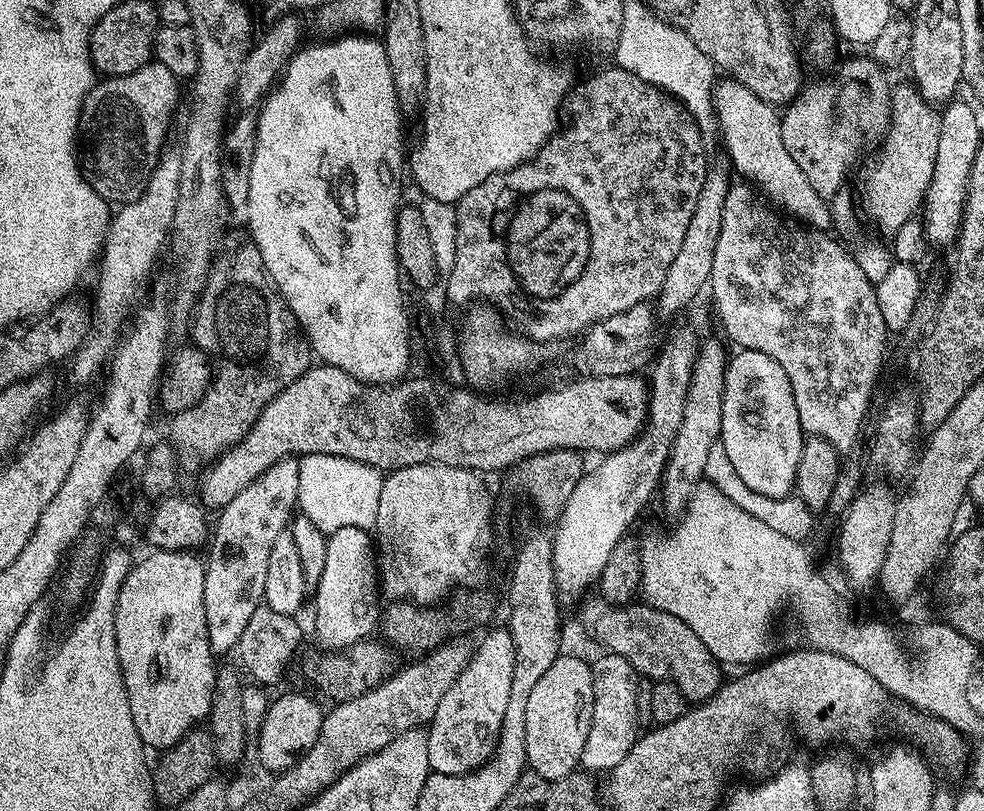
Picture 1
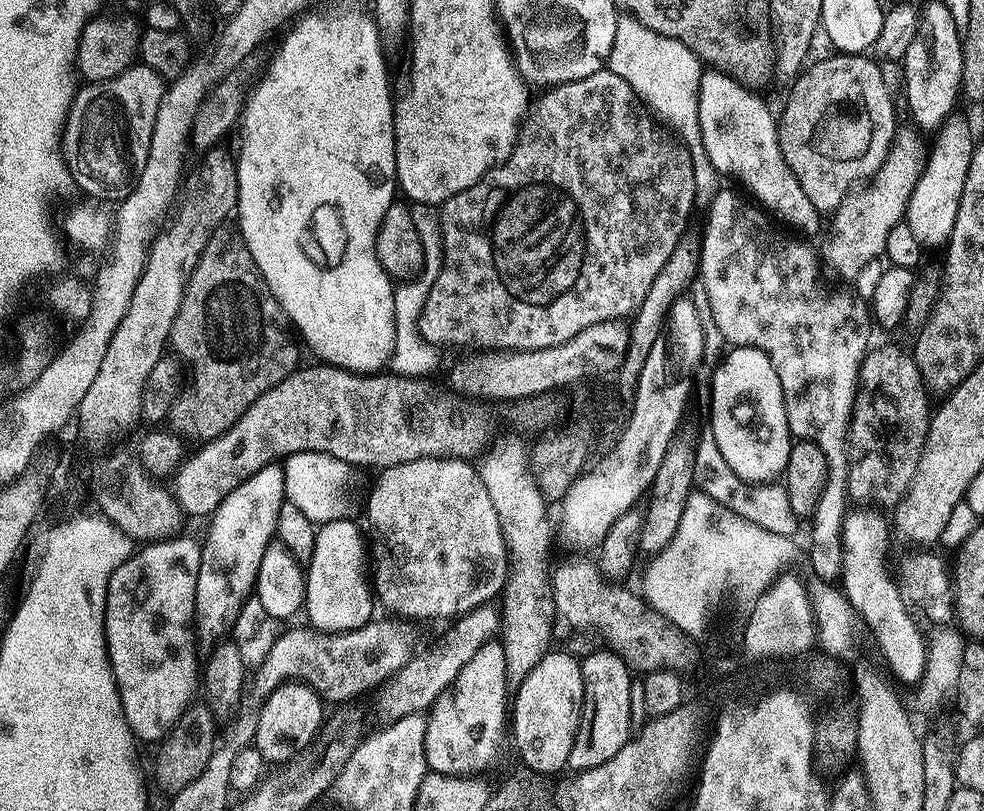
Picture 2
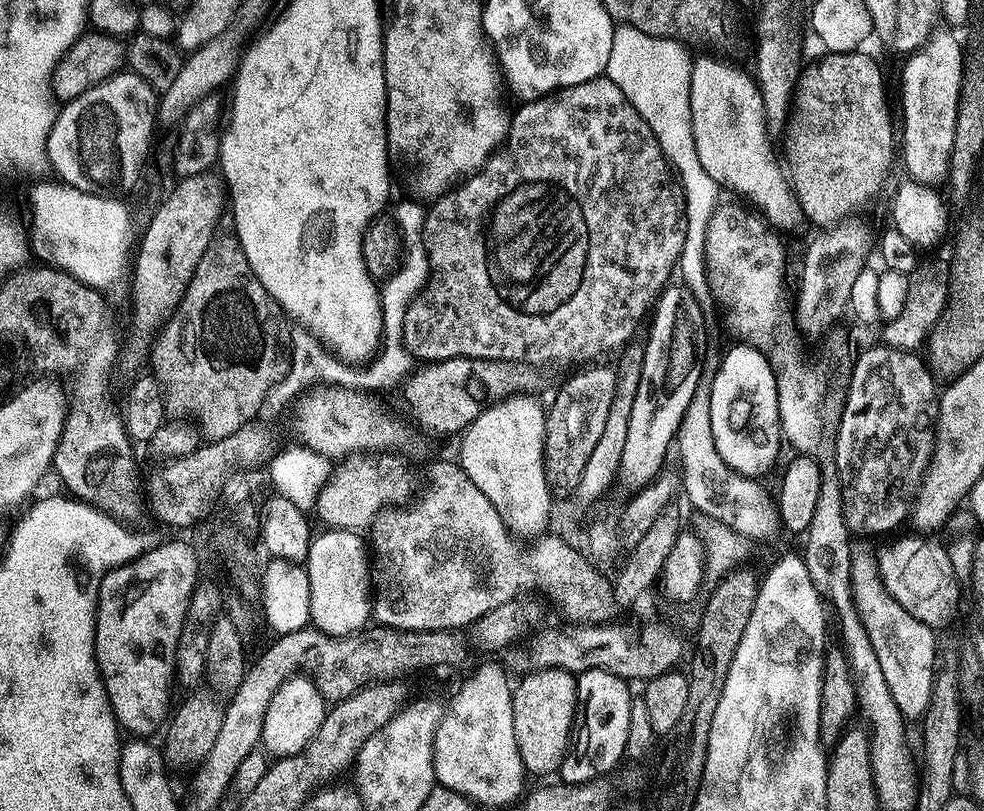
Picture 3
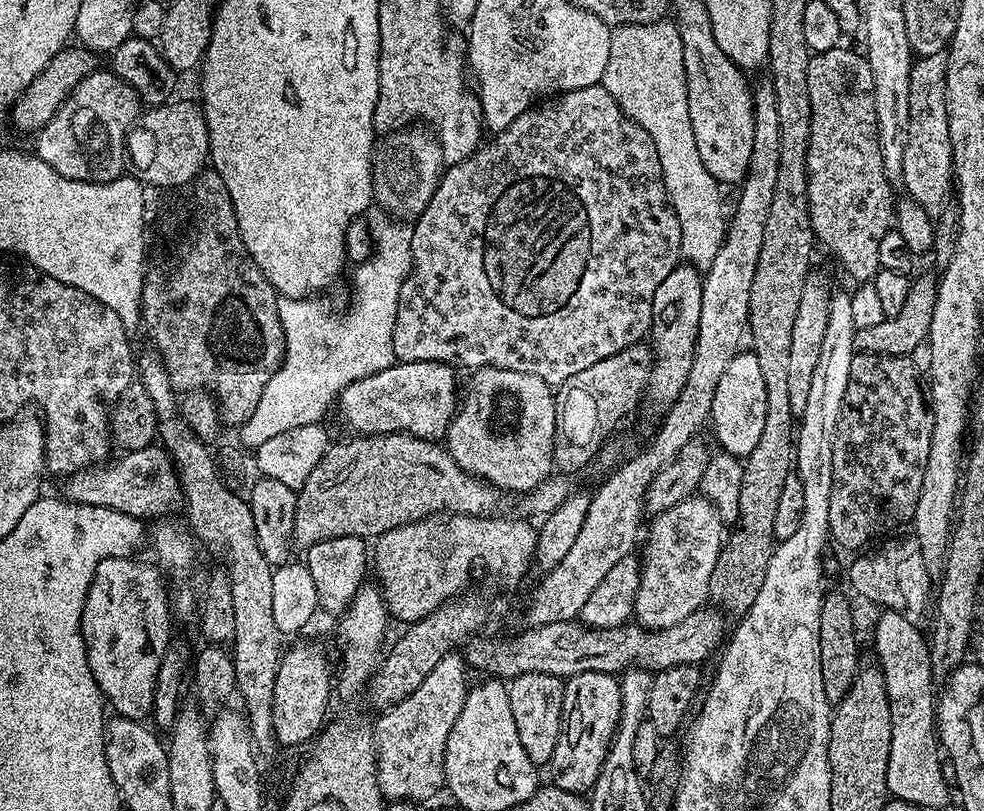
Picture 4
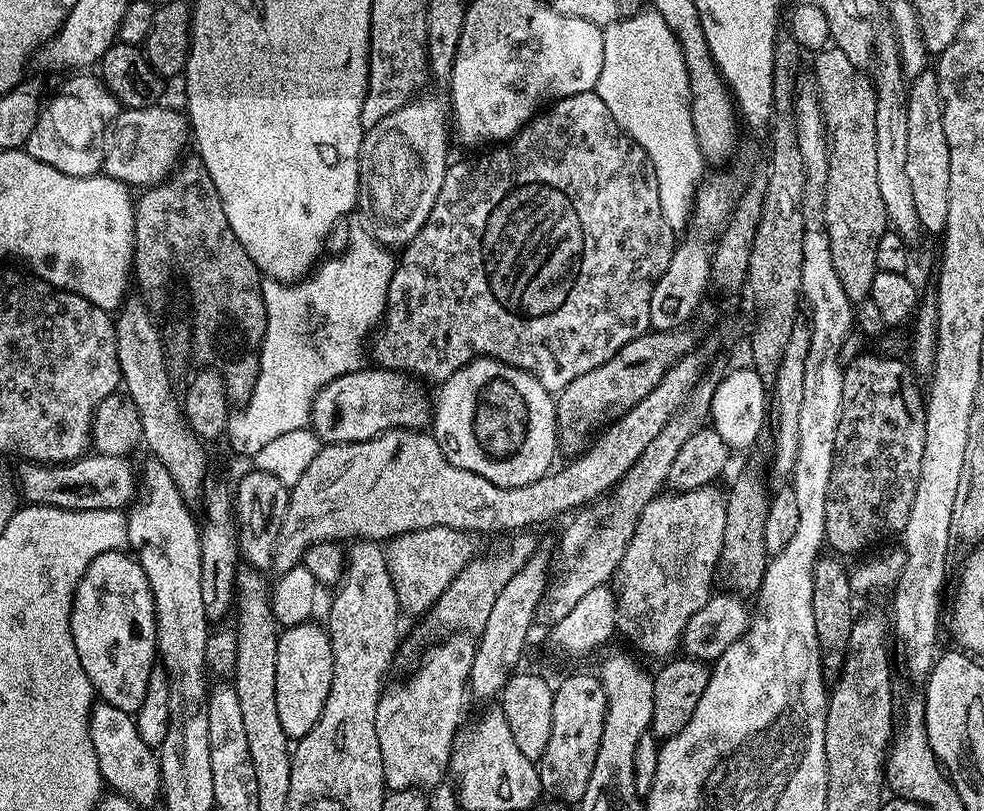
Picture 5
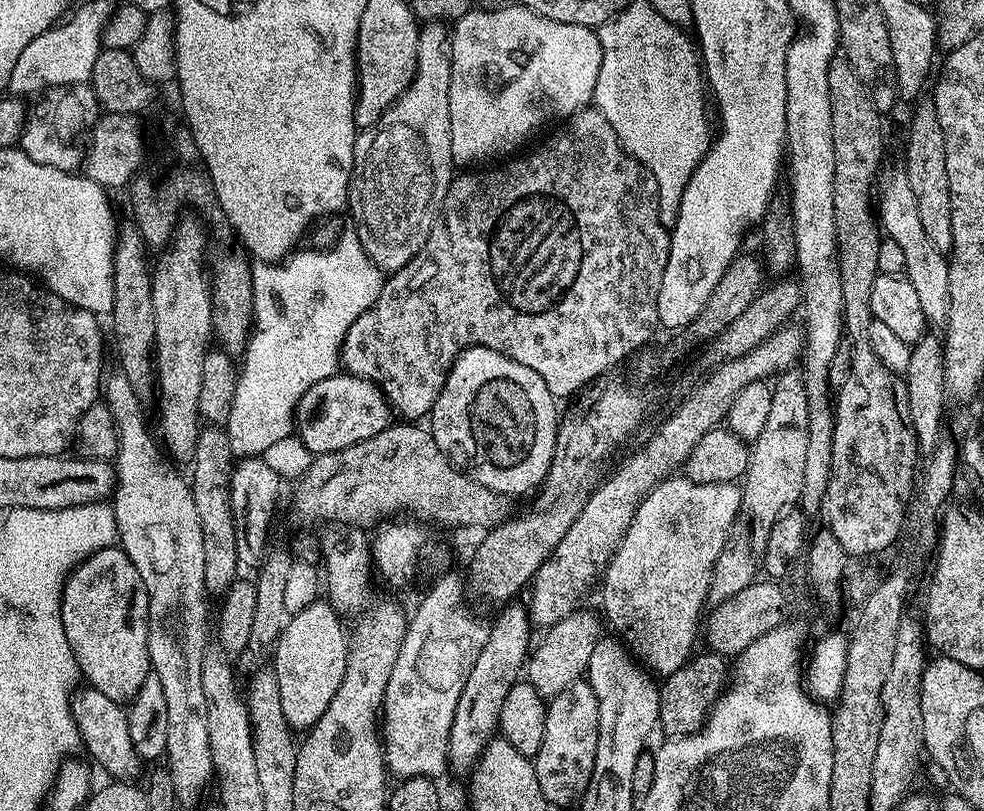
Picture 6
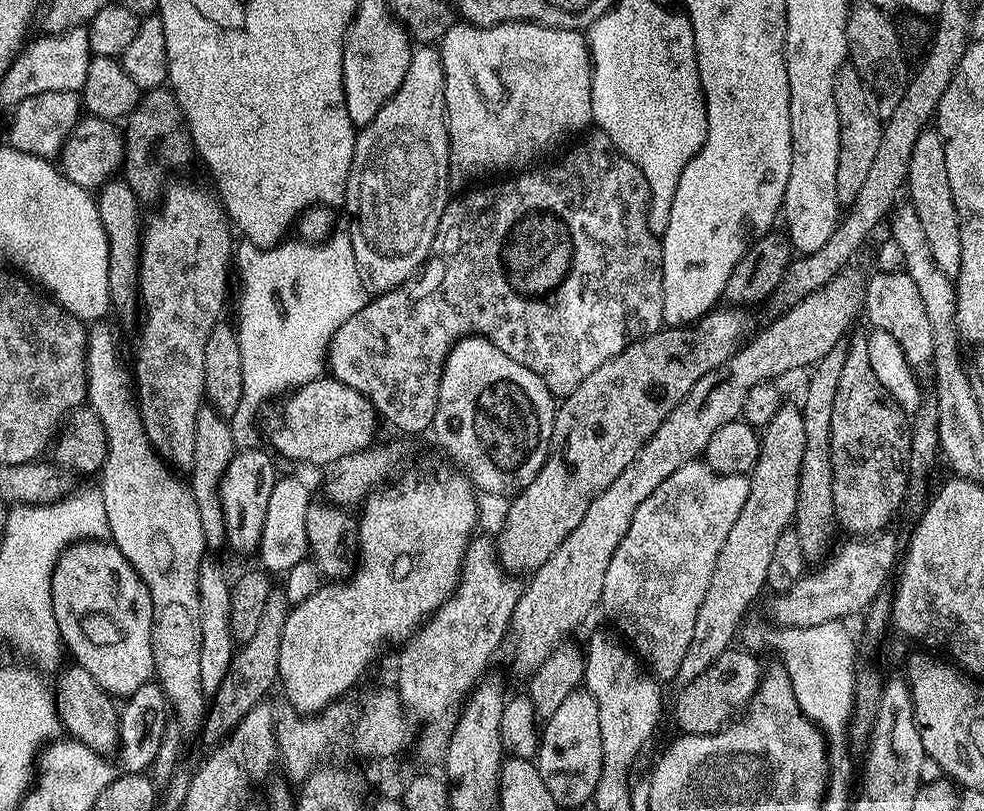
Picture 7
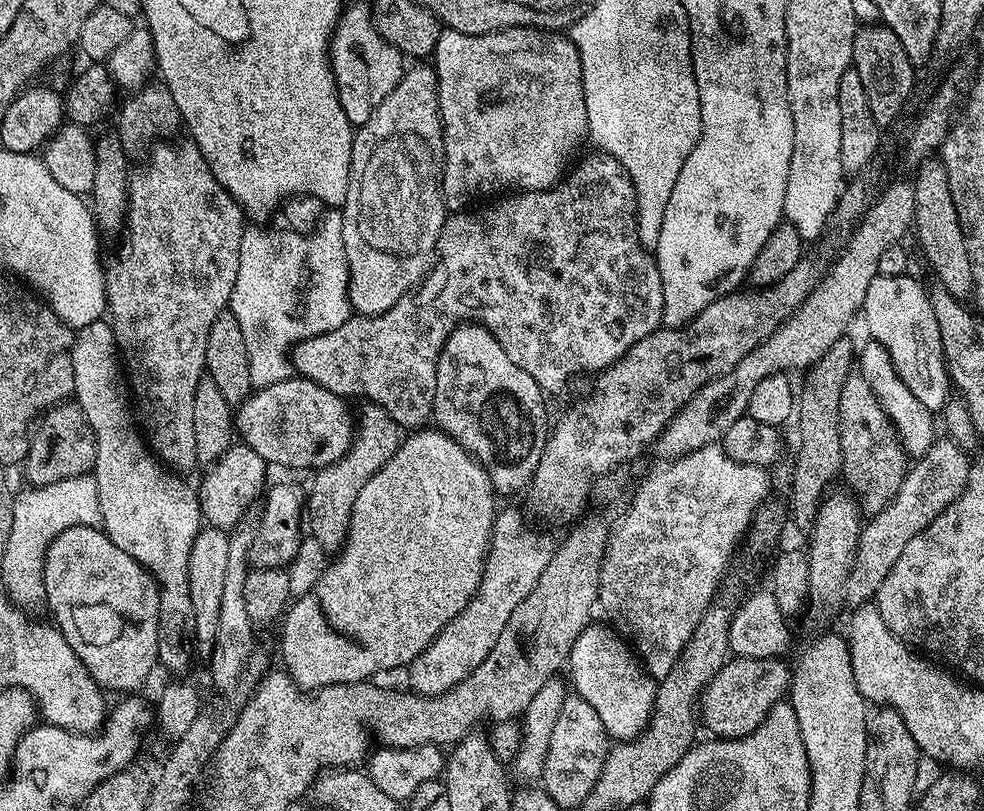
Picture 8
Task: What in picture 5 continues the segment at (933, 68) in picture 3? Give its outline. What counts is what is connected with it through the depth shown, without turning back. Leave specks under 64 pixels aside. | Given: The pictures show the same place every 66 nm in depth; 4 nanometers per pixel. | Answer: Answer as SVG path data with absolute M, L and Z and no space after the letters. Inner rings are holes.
M927 70L908 88L907 159L906 173L910 178L918 222L925 233L943 233L946 228L946 210L950 210L950 146L946 146L946 130L942 126L942 98L935 71Z

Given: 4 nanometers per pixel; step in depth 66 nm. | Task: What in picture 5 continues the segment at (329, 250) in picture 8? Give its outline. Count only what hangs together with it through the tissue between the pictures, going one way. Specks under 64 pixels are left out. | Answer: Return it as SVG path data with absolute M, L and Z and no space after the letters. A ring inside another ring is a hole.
M359 226L350 230L348 249L329 255L303 280L291 284L282 280L265 279L262 298L266 306L266 330L260 347L264 372L355 372L361 367L360 351L365 351L370 333L381 323L384 307L388 305L388 287L398 260L376 239L371 231Z

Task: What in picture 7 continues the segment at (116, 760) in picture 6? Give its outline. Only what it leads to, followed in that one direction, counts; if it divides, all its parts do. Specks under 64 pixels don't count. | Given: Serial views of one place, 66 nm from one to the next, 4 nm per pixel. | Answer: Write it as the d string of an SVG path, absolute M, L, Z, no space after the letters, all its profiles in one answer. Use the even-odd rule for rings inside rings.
M71 666L60 677L54 680L54 695L56 697L56 713L60 715L63 731L71 739L90 746L98 755L107 757L108 751L115 749L120 742L120 714L118 704L113 697L86 674L79 666Z

